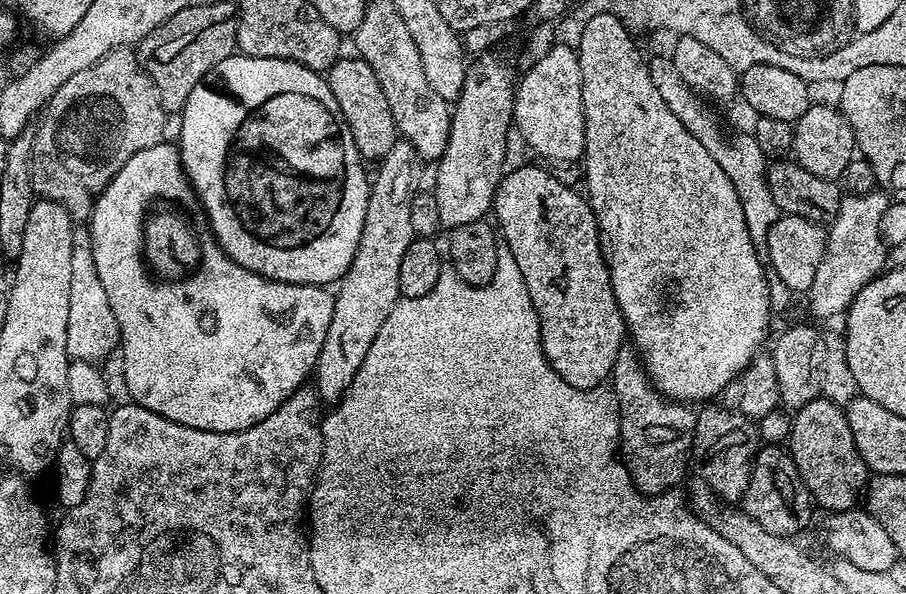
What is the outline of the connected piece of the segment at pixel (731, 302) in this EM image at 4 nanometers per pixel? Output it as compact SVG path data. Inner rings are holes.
M613 12L594 14L594 18L590 18L590 22L583 24L579 32L578 55L582 70L582 106L586 126L586 142L582 157L584 184L588 187L586 199L596 215L596 228L600 232L600 248L604 252L604 259L608 262L614 298L618 302L618 310L624 319L624 327L630 337L631 347L638 353L639 363L657 392L662 393L669 400L711 401L713 399L711 396L719 397L724 387L763 349L760 347L768 336L768 323L774 319L768 289L769 273L766 271L765 261L761 253L760 256L756 253L759 252L758 246L750 238L750 230L746 228L746 214L742 214L742 202L738 198L738 190L734 182L730 182L726 170L722 170L722 166L714 162L714 154L710 154L710 150L706 150L706 146L702 146L702 142L694 138L694 134L674 116L674 110L670 110L662 94L658 94L658 86L654 86L654 78L650 78L648 60L640 53L639 46L632 41L633 33Z

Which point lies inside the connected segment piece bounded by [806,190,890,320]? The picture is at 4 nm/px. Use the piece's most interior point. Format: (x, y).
(855, 252)

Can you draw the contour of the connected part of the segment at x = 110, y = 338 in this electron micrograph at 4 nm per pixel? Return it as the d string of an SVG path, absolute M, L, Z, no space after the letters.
M77 243L72 250L70 260L70 322L66 326L66 346L72 360L101 362L113 351L117 351L120 342L120 327L114 318L110 298L106 298L106 289L102 287L102 278L96 273L96 263L92 249L87 243Z

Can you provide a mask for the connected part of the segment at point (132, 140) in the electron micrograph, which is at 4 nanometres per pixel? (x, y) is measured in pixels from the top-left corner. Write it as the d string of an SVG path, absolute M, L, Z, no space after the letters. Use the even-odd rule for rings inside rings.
M128 46L114 49L98 62L94 62L94 66L86 66L86 70L74 74L74 78L62 82L60 89L43 109L39 117L40 125L32 136L30 178L33 193L39 199L61 204L70 213L73 221L87 221L96 200L116 177L118 170L122 170L122 166L126 166L126 162L130 162L130 158L134 158L138 150L146 150L165 139L164 117L166 111L159 91L141 68L137 53Z

